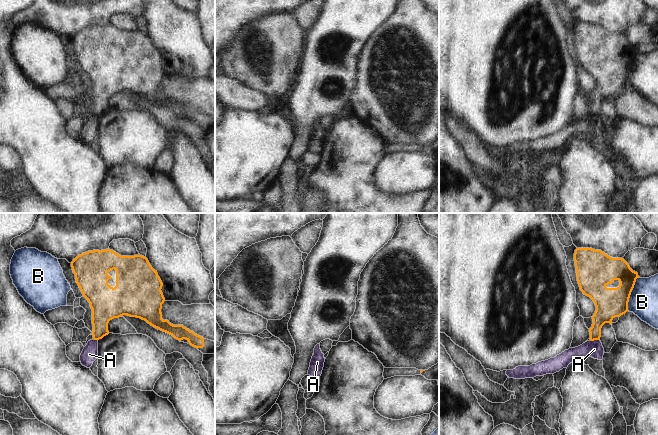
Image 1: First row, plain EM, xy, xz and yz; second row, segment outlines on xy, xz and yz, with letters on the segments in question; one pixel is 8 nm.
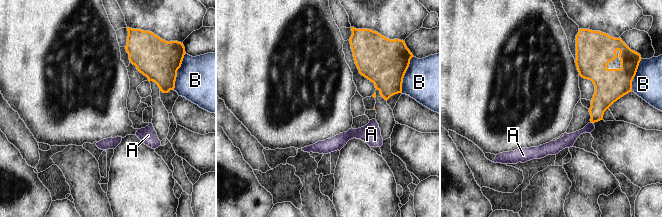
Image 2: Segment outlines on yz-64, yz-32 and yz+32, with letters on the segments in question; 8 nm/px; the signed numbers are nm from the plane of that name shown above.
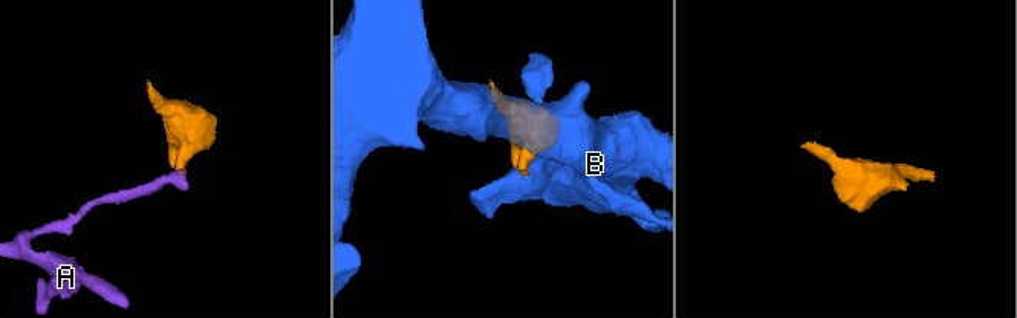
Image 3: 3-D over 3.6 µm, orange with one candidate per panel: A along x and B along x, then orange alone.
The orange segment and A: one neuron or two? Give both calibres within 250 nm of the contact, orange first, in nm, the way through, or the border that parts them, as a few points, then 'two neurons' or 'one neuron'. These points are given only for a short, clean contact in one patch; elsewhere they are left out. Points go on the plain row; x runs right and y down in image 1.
170 nm thick on the orange side, 140 nm on the other; border along yz (590, 115), (599, 116); two neurons

